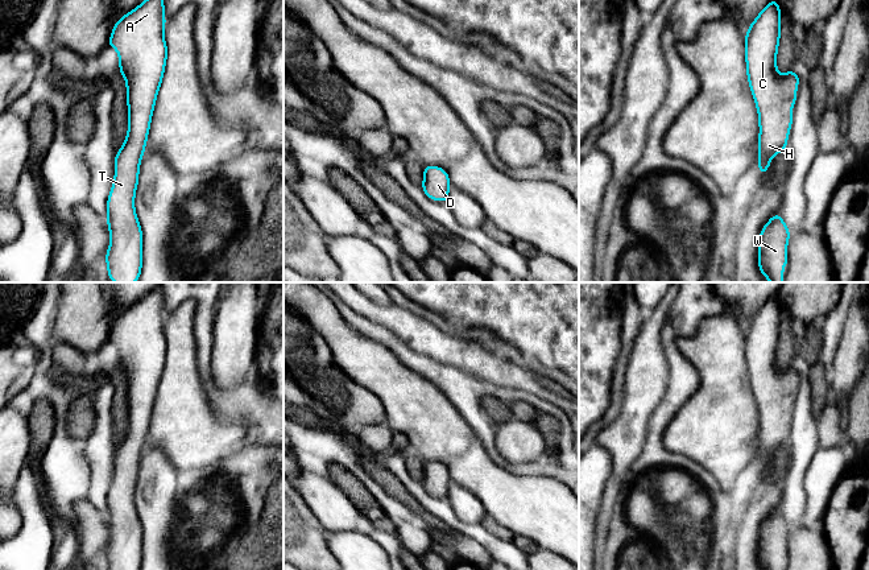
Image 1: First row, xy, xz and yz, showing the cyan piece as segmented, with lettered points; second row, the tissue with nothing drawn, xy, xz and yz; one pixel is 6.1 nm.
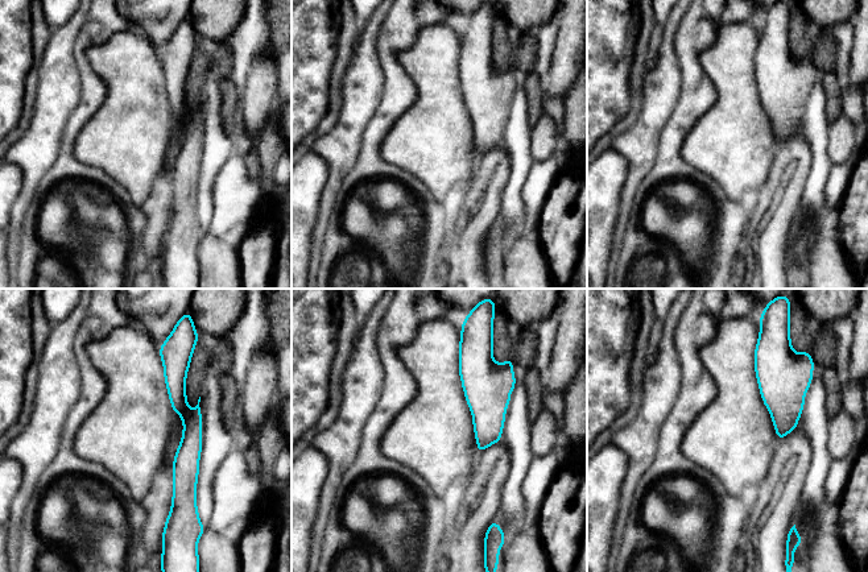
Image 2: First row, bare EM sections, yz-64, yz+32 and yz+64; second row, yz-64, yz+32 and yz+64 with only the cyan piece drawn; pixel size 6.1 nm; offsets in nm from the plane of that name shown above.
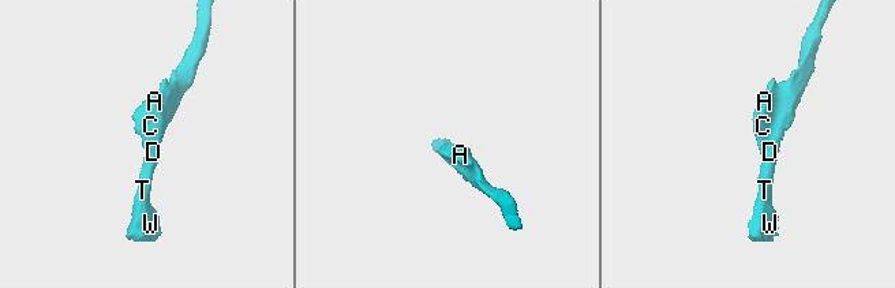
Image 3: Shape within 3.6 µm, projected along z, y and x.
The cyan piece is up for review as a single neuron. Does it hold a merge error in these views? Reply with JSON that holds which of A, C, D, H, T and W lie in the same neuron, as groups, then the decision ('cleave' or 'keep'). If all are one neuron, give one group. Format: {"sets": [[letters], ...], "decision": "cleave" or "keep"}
{"sets": [["A", "C", "D", "H", "T", "W"]], "decision": "keep"}

